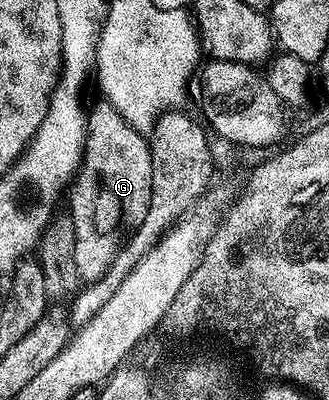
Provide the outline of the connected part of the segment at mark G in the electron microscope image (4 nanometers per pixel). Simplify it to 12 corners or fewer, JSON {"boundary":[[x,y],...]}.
{"boundary":[[109,101],[86,111],[69,190],[77,272],[113,264],[151,199],[151,147]]}

